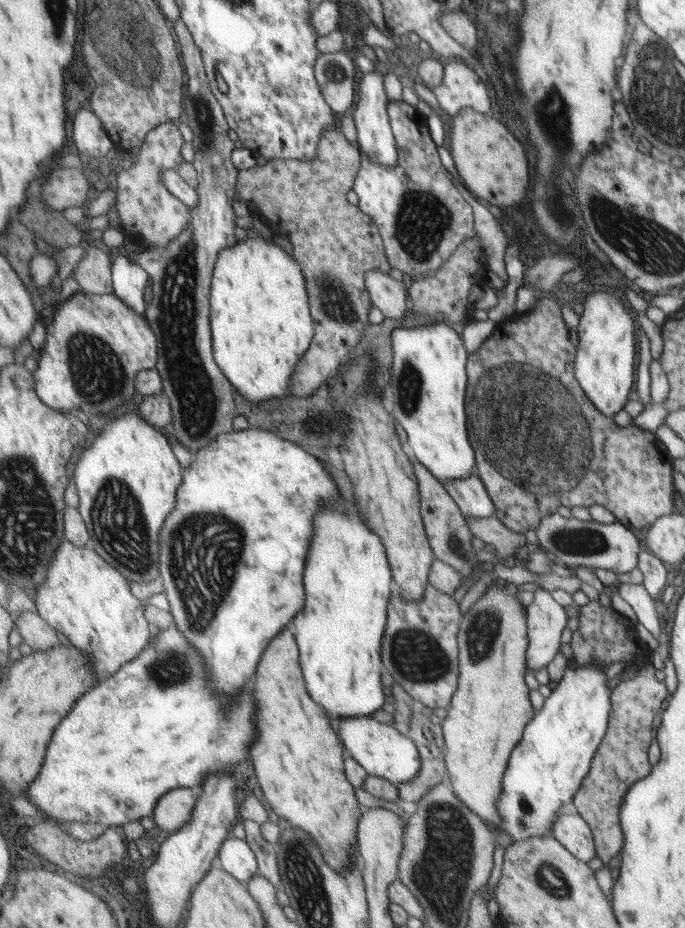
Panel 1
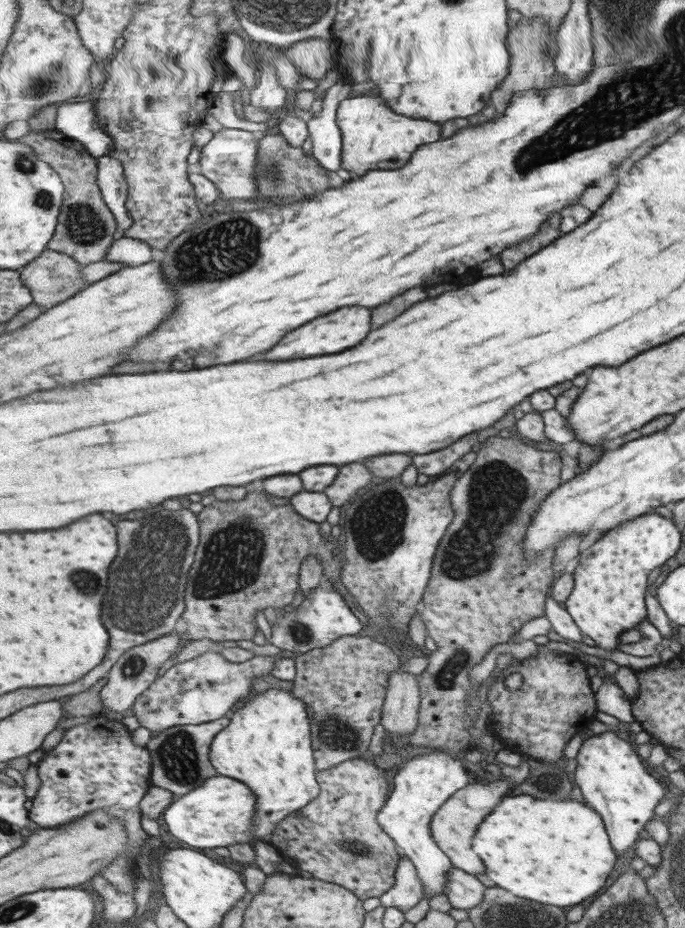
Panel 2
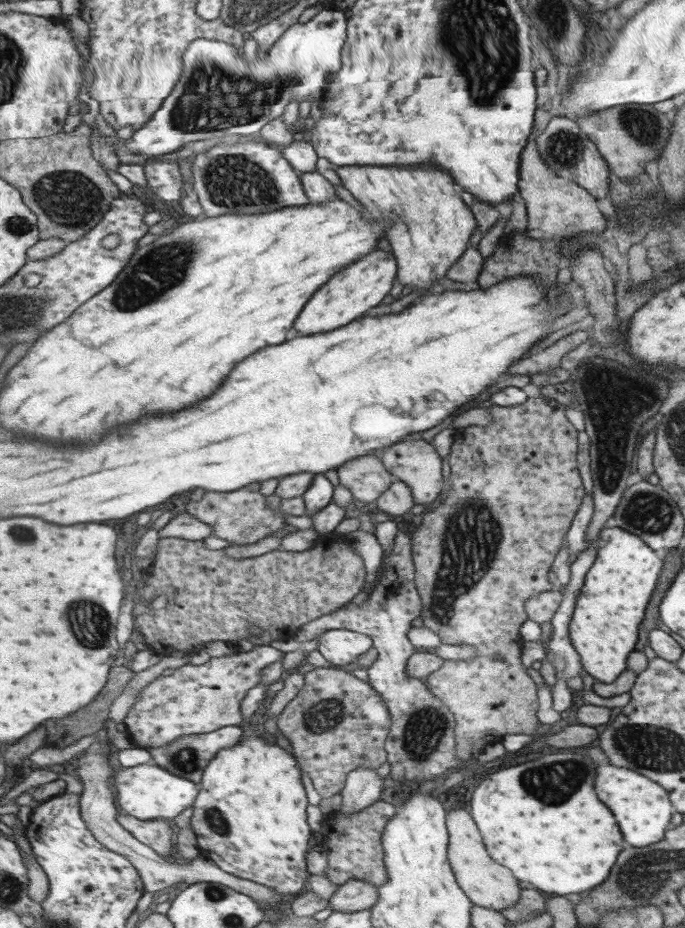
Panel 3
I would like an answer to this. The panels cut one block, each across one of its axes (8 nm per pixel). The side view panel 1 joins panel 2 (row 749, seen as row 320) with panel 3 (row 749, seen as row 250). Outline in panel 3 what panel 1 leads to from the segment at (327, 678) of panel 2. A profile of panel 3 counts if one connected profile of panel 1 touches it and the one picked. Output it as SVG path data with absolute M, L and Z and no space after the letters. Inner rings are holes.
M335 666L317 667L304 677L303 687L277 715L276 726L292 748L291 754L301 762L305 772L305 792L309 792L309 804L317 806L321 798L341 794L348 776L355 768L367 767L376 770L386 762L384 740L391 730L391 714L382 698L368 682L357 679L353 674L337 670Z

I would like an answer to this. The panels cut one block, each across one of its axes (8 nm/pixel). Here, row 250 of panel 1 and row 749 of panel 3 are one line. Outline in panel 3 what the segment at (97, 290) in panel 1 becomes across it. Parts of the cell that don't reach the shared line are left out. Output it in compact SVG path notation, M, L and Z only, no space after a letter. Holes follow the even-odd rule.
M103 741L94 742L82 756L78 757L76 774L84 786L84 791L81 794L81 816L84 817L85 824L88 825L89 830L93 831L97 840L100 840L107 848L121 853L132 861L135 868L140 872L141 880L144 881L145 892L166 892L180 883L193 885L215 882L251 896L258 903L265 902L273 910L283 908L286 900L277 890L271 890L269 886L263 886L263 884L235 876L223 870L215 861L209 860L205 856L199 856L185 865L174 863L172 860L161 856L154 848L147 846L136 836L133 836L133 833L125 829L119 822L118 796L116 789L113 788L116 768L113 768L113 764L111 764L110 754L105 754L105 744Z

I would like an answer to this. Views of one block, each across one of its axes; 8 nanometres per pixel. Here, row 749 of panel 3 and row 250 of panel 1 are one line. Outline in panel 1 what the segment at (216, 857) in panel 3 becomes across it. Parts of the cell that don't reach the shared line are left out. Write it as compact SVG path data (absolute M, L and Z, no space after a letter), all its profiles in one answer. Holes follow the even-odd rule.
M261 236L255 238L245 238L245 240L239 240L233 248L225 248L224 252L221 252L219 260L217 260L216 272L213 274L212 283L212 340L214 345L214 356L216 357L217 364L220 365L221 372L225 374L225 378L233 384L234 388L237 388L237 392L247 398L247 401L253 402L253 404L261 404L261 402L273 400L281 400L285 396L289 396L291 392L291 382L293 382L293 372L299 364L299 360L305 356L305 352L309 350L311 346L311 340L315 336L315 324L313 324L312 310L309 309L309 294L307 294L307 286L305 286L305 276L301 272L301 266L293 260L291 254L287 254L283 248L274 244L272 241L267 241Z

